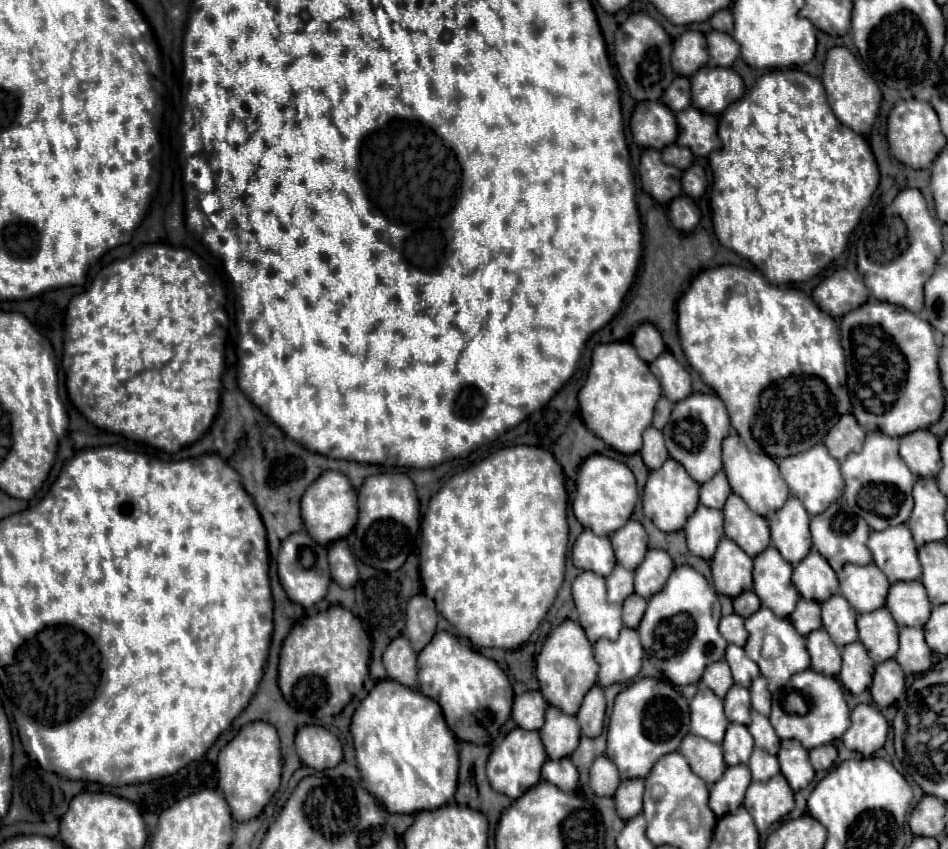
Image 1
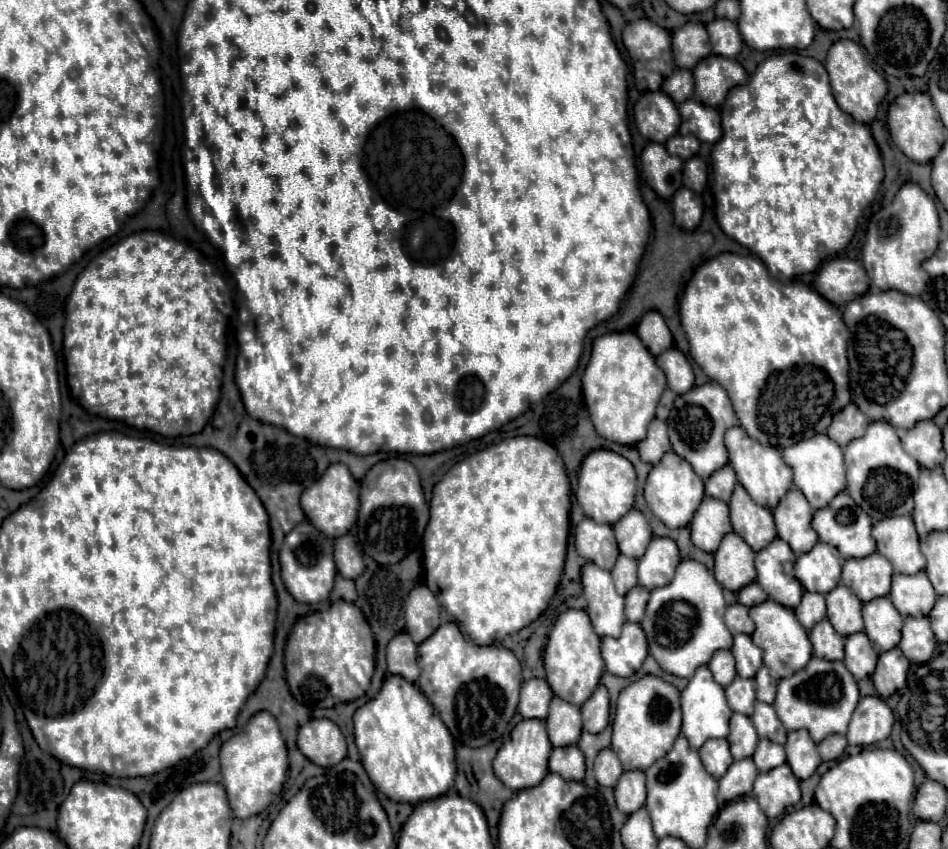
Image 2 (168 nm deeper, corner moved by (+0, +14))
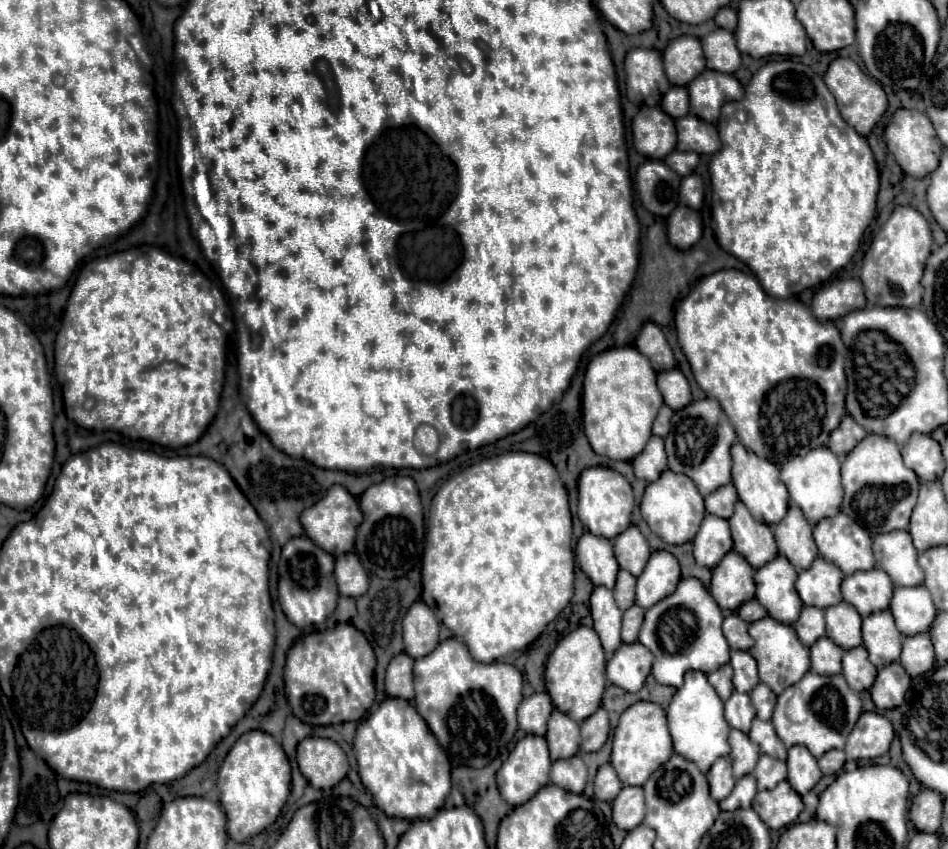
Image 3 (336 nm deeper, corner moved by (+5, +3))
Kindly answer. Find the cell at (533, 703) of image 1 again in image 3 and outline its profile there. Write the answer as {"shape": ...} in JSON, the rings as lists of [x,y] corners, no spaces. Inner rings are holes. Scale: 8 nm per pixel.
{"shape":[[[547,692],[523,698],[523,702],[517,710],[519,728],[525,730],[527,734],[545,736],[547,720],[549,720],[551,712],[553,712],[553,704],[551,704],[551,698],[547,696]]]}

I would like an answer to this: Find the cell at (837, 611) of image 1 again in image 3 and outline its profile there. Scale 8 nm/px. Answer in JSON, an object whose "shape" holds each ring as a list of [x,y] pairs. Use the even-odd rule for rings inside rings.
{"shape":[[[847,602],[837,606],[829,606],[825,610],[827,620],[827,638],[835,640],[841,648],[857,648],[863,644],[861,640],[861,616]]]}

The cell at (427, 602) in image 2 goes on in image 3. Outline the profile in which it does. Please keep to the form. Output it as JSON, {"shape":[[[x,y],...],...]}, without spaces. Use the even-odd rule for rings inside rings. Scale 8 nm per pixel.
{"shape":[[[417,600],[403,618],[403,642],[411,658],[423,658],[439,644],[439,622],[423,600]]]}

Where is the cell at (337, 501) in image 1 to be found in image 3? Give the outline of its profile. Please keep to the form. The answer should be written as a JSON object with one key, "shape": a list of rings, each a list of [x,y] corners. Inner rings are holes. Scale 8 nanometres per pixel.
{"shape":[[[331,486],[323,500],[319,500],[315,506],[307,508],[301,514],[301,524],[305,528],[305,534],[325,552],[331,552],[333,556],[341,556],[353,550],[357,528],[363,520],[363,514],[359,510],[359,502],[355,496],[351,496],[343,486]]]}

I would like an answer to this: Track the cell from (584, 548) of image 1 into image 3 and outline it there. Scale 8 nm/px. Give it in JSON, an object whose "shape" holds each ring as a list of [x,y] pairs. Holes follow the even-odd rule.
{"shape":[[[585,532],[577,540],[575,554],[577,554],[577,564],[593,584],[603,584],[607,588],[615,586],[615,576],[619,572],[619,566],[613,556],[613,544],[609,540]]]}

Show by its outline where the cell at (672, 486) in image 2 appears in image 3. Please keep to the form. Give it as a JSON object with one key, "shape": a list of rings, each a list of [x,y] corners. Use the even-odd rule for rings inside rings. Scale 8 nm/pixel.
{"shape":[[[665,470],[657,482],[647,484],[643,500],[641,500],[641,516],[649,524],[651,532],[655,532],[667,544],[685,544],[695,538],[699,524],[705,516],[703,496],[695,488],[693,480],[683,474],[675,474]]]}

